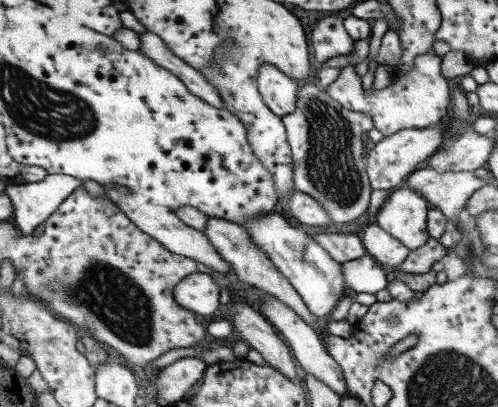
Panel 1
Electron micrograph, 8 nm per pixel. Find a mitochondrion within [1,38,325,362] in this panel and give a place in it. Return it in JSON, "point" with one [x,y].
{"point":[116,300]}

